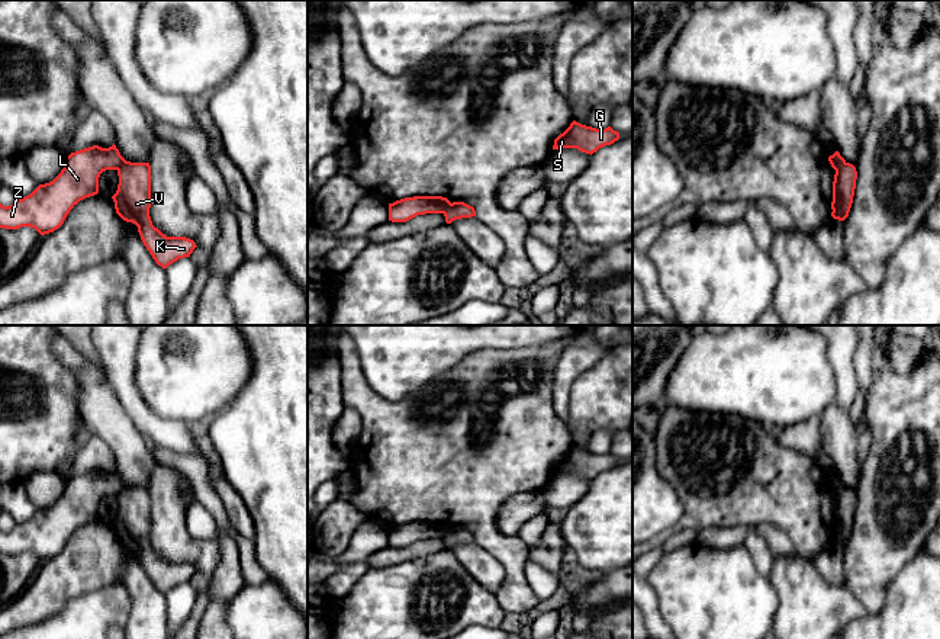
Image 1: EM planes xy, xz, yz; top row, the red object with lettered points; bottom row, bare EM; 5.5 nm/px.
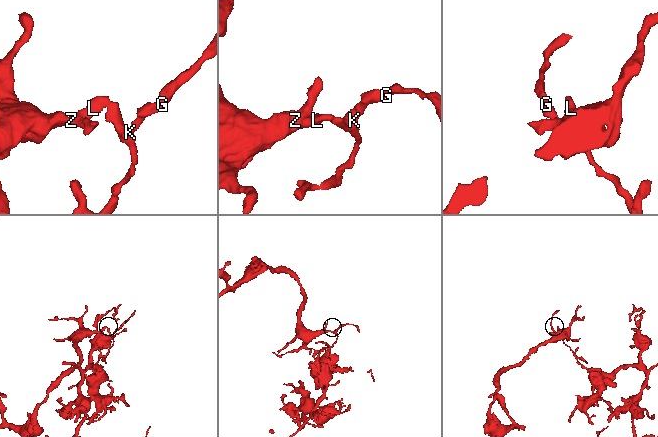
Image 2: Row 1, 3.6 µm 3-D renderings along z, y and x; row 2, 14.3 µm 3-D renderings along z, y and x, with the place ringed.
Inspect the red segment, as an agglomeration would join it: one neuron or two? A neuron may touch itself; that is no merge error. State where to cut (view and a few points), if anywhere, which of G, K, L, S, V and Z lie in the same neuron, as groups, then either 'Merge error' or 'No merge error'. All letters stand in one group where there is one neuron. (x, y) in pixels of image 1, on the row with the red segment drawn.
Split along xz (451, 204), (443, 212). Groups: G K S V / L Z. Merge error

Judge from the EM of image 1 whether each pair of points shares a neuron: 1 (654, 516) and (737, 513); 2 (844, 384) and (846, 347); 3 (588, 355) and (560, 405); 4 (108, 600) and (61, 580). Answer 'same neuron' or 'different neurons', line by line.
1: different neurons
2: same neuron
3: same neuron
4: different neurons

